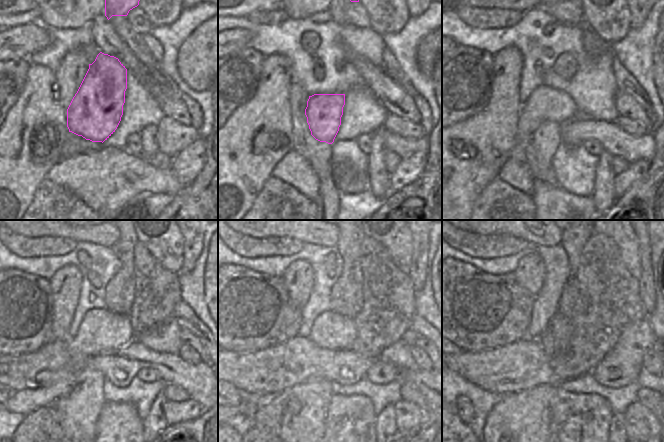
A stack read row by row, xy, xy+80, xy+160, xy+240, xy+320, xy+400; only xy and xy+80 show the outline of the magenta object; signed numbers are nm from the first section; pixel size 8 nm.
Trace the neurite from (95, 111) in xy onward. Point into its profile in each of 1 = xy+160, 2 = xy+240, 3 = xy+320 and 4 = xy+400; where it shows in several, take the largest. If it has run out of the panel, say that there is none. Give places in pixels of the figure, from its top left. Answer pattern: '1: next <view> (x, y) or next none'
1: next xy+160 (546, 139)
2: next xy+240 (80, 409)
3: next xy+320 (297, 414)
4: next xy+400 (519, 423)

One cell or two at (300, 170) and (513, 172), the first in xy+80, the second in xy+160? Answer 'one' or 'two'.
one

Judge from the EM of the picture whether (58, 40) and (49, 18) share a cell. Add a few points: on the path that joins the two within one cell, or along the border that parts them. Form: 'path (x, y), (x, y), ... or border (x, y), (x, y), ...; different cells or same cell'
border (47, 27), (77, 28); different cells

